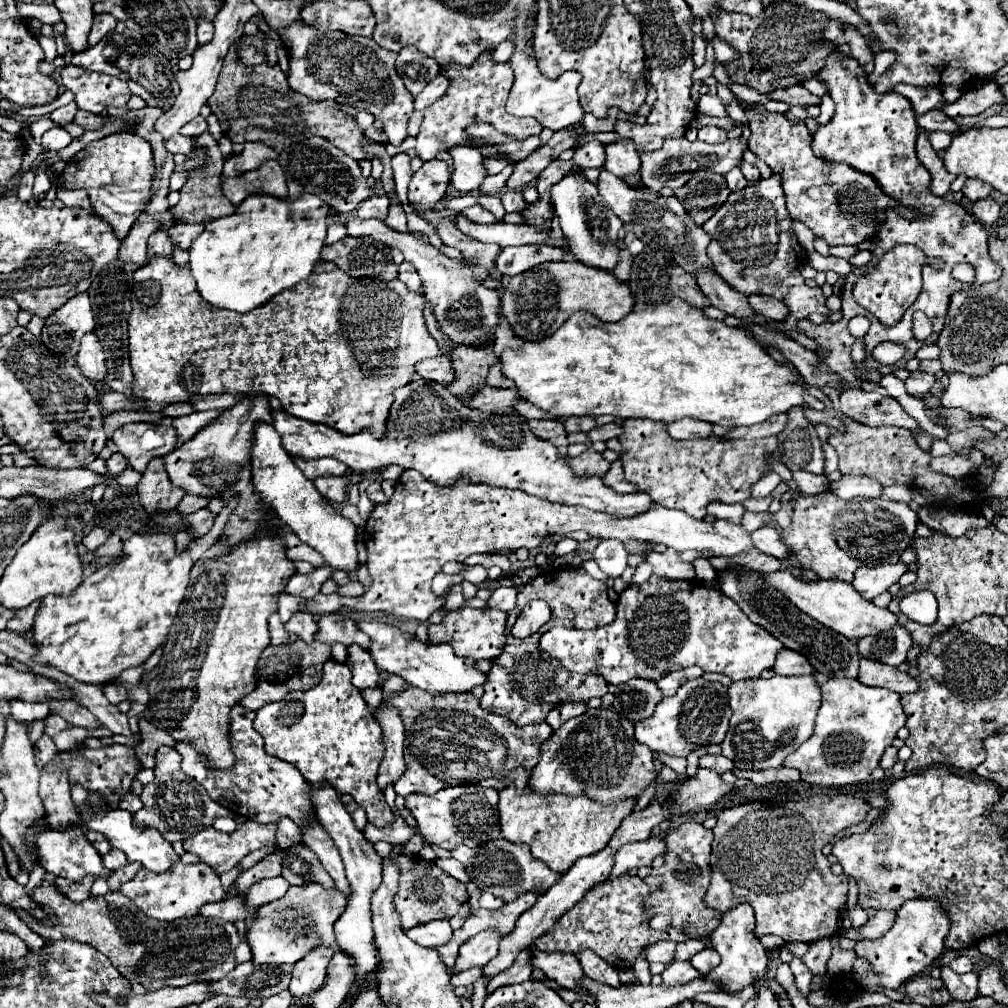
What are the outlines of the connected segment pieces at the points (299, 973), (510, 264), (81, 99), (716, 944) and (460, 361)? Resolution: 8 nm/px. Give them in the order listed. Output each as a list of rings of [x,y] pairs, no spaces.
[[[320,947],[310,951],[304,959],[294,963],[294,973],[292,973],[292,983],[290,983],[290,993],[296,999],[312,995],[320,985],[324,985],[326,977],[326,967],[332,959],[334,951],[330,947]]]
[[[522,245],[502,249],[496,261],[496,269],[504,277],[524,273],[546,261],[564,261],[564,251],[550,245]]]
[[[66,65],[60,77],[62,87],[76,95],[76,105],[94,115],[100,115],[106,107],[124,107],[132,95],[126,81],[84,67]]]
[[[742,903],[734,909],[726,911],[722,915],[722,923],[718,925],[718,929],[710,933],[710,939],[712,939],[712,947],[720,953],[722,963],[716,969],[712,969],[706,975],[706,979],[716,981],[722,991],[738,993],[746,985],[752,985],[766,975],[768,957],[766,957],[766,949],[762,947],[762,943],[754,935],[754,911],[748,903]]]
[[[456,345],[452,351],[452,369],[454,369],[454,381],[448,385],[452,395],[460,399],[470,389],[482,389],[486,385],[486,373],[488,369],[498,363],[498,357],[494,355],[488,345],[484,347],[464,347]]]

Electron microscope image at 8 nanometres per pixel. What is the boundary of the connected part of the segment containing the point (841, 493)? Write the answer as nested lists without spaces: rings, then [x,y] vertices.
[[[844,475],[842,479],[830,483],[830,489],[840,497],[840,499],[854,499],[854,497],[882,497],[882,485],[872,479],[872,477],[854,477],[854,475]]]

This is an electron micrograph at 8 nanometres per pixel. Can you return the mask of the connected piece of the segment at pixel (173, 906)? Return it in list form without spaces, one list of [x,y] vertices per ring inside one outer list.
[[[176,863],[170,871],[160,873],[160,875],[142,869],[136,875],[136,879],[132,879],[120,887],[120,893],[130,897],[136,903],[136,907],[142,909],[148,917],[164,919],[164,921],[198,915],[198,909],[204,903],[220,901],[226,895],[224,887],[220,883],[220,875],[206,863],[196,863],[196,865]]]

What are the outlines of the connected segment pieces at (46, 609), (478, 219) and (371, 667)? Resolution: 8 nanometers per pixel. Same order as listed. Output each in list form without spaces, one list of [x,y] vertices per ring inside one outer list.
[[[164,533],[132,535],[124,543],[124,557],[88,575],[74,595],[70,597],[48,595],[46,599],[42,599],[32,625],[32,637],[36,645],[34,659],[38,659],[38,663],[52,665],[68,673],[76,681],[92,685],[106,685],[116,681],[124,669],[146,663],[146,659],[166,643],[170,625],[190,585],[192,565],[194,563],[188,551],[184,553],[176,551],[172,535]]]
[[[472,205],[472,207],[464,209],[464,211],[460,211],[458,215],[466,217],[466,219],[472,221],[472,223],[496,223],[494,215],[492,215],[490,211],[486,211],[484,207],[480,207],[480,205]]]
[[[352,645],[346,665],[352,671],[354,687],[358,687],[360,691],[370,689],[370,687],[378,687],[378,669],[376,669],[376,663],[372,661],[372,657],[366,649]]]

